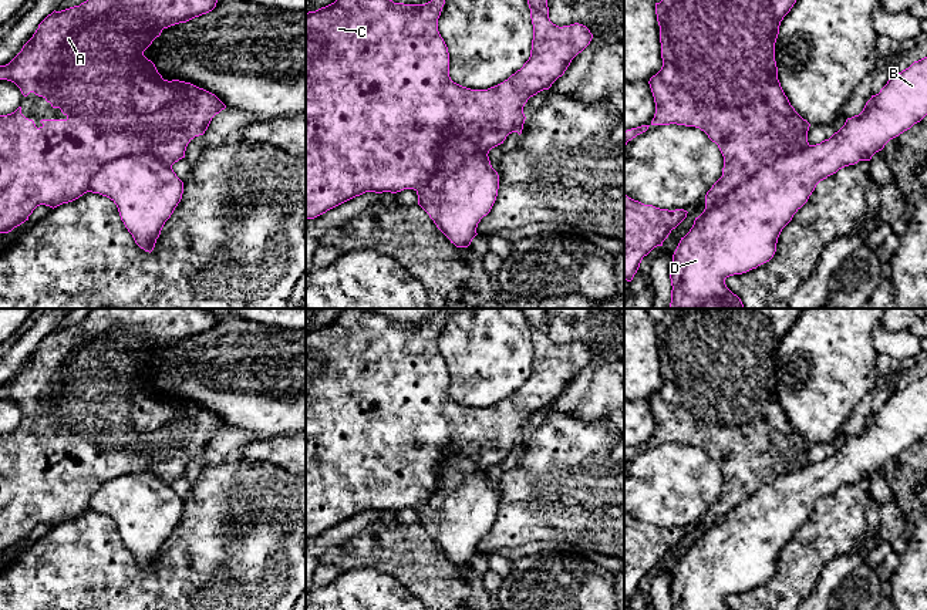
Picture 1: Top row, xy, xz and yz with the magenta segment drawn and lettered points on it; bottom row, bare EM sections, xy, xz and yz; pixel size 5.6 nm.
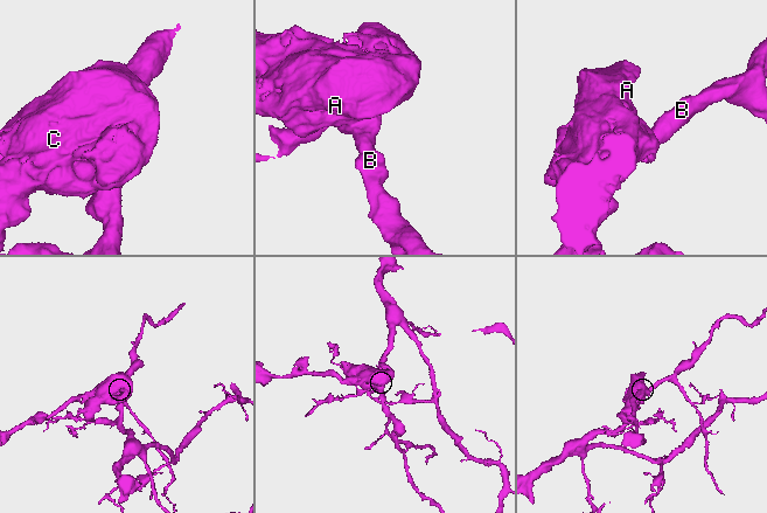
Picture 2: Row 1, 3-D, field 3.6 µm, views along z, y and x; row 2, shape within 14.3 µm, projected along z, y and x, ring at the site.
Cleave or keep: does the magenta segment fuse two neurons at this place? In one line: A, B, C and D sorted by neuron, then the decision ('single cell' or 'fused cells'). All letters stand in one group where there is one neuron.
A C / B D; fused cells

